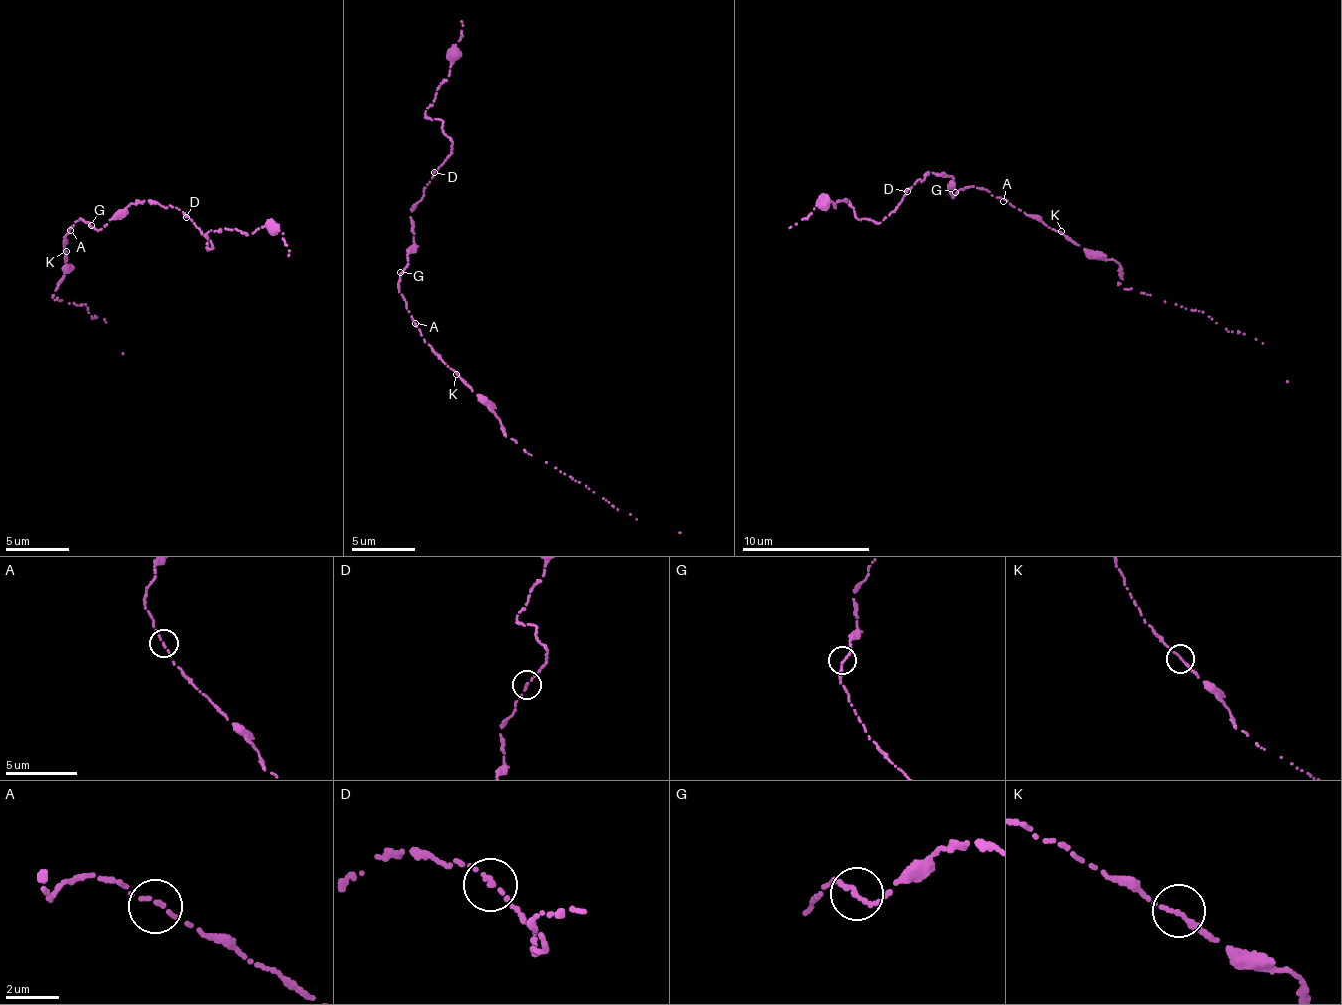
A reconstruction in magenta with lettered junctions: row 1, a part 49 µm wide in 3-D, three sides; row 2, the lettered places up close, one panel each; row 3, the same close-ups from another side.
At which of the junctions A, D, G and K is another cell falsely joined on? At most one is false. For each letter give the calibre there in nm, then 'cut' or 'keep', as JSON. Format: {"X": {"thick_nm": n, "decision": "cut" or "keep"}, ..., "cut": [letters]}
{"A": {"thick_nm": 200, "decision": "keep"}, "D": {"thick_nm": 200, "decision": "keep"}, "G": {"thick_nm": 170, "decision": "keep"}, "K": {"thick_nm": 180, "decision": "keep"}, "cut": []}

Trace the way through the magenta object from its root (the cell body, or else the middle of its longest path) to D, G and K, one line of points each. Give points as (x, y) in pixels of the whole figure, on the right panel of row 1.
D: (996, 198), (978, 187), (958, 188), (954, 196), (950, 176), (933, 172), (925, 173), (907, 192)
G: (996, 198), (978, 187), (958, 188), (955, 192)
K: (996, 198), (1003, 198), (1048, 228), (1062, 232)

